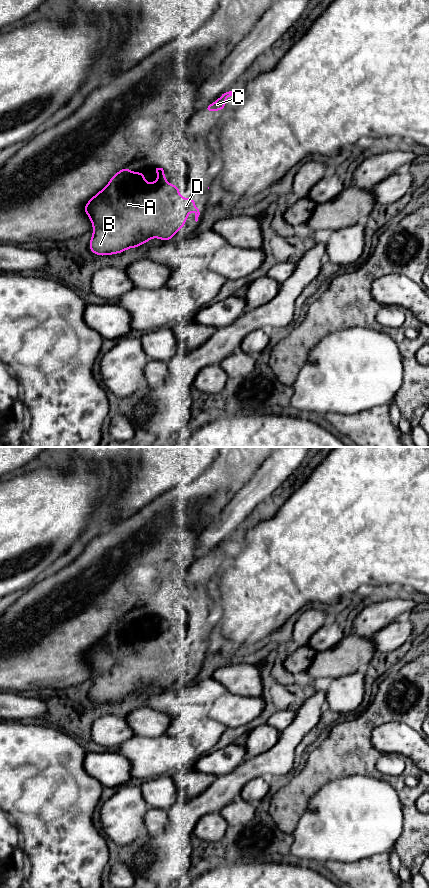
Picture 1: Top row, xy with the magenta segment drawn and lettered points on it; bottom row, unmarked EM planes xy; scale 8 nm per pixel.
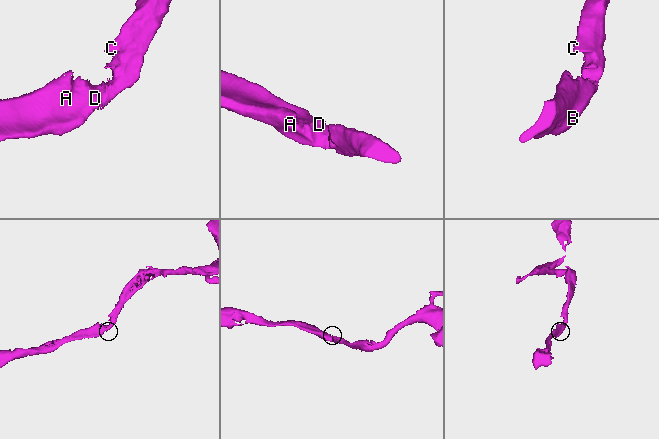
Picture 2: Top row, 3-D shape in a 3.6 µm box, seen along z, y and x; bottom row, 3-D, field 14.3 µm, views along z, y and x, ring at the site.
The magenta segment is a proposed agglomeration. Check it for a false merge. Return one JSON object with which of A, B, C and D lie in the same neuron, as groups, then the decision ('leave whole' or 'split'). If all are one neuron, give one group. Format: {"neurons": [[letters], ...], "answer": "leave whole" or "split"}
{"neurons": [["A", "B", "C", "D"]], "answer": "leave whole"}

